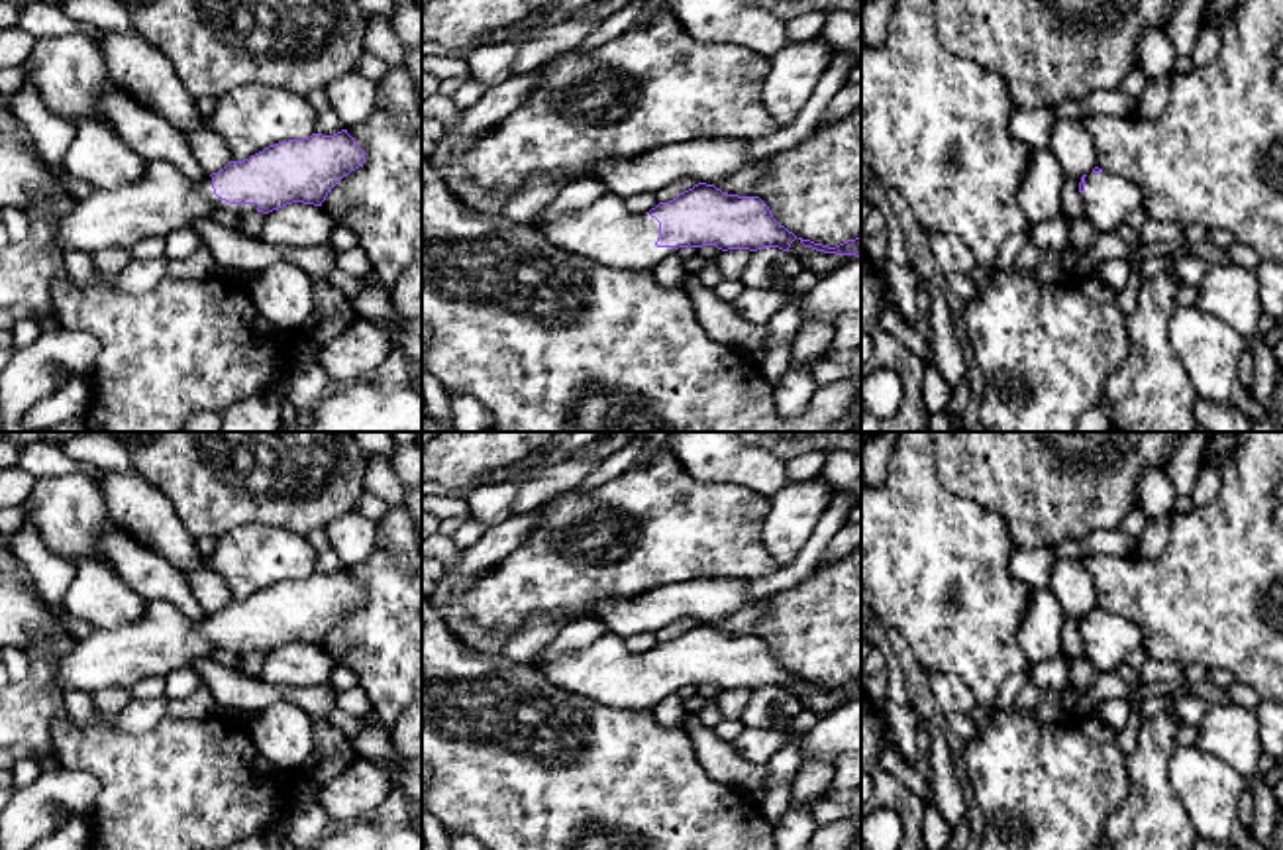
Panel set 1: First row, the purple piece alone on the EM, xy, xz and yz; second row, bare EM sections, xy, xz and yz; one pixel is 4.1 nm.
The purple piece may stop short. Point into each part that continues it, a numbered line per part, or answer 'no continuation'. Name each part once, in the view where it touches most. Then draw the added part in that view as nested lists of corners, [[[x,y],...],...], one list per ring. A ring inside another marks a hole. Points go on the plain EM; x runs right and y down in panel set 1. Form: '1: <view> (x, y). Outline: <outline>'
1: xy (163, 638). Outline: [[[169,601],[149,603],[131,624],[94,628],[59,662],[55,687],[96,693],[106,687],[129,689],[143,677],[167,675],[212,658],[218,648],[237,656],[257,644],[230,644],[214,634],[212,616],[192,622]]]

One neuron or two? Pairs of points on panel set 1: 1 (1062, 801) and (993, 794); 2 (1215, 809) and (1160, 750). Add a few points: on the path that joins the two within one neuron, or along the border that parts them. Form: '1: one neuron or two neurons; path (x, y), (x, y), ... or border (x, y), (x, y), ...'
1: one neuron; path (1044, 794), (1011, 794)
2: two neurons; border (1176, 746), (1168, 766), (1168, 782), (1181, 805)

